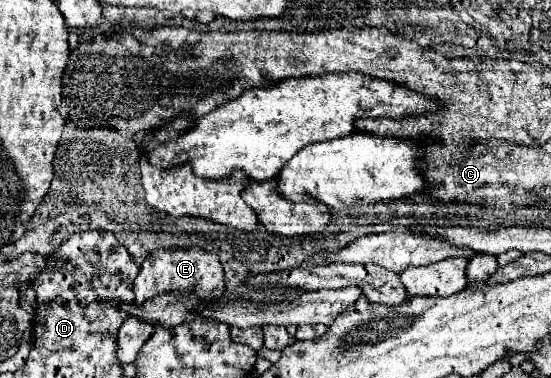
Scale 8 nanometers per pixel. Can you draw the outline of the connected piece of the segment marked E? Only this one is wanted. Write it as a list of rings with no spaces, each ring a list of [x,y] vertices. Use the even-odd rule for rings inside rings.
[[[199,246],[189,248],[161,248],[151,252],[141,264],[141,270],[133,282],[135,302],[141,304],[157,294],[181,290],[181,292],[197,292],[197,296],[221,296],[225,292],[225,280],[223,280],[223,268],[217,258],[217,254],[207,252]]]

